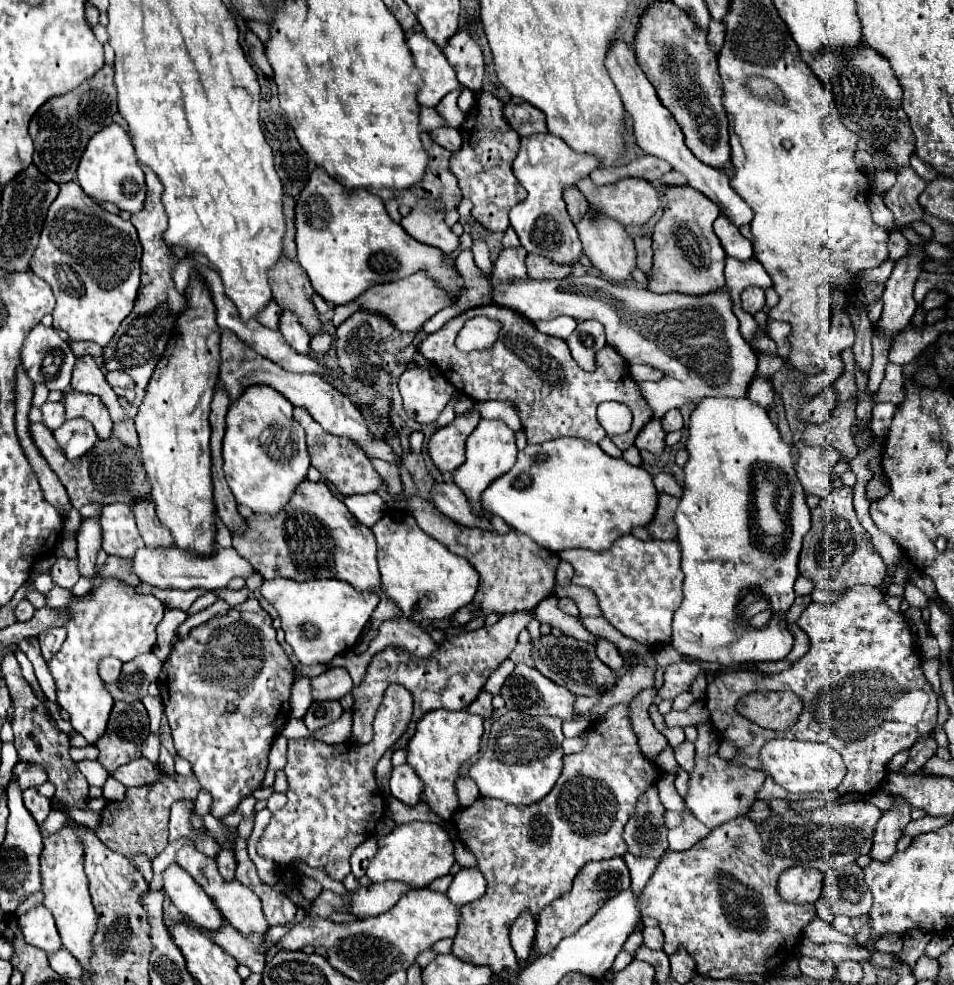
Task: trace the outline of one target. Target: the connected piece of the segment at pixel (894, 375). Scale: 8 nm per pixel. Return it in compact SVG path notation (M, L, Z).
M887 363L883 383L881 383L877 395L873 397L873 403L889 401L893 405L901 405L903 395L905 393L903 393L903 373L901 373L901 367L895 365L895 363Z

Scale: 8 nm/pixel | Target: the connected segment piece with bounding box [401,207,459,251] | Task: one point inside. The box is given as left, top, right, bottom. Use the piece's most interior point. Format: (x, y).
(434, 231)

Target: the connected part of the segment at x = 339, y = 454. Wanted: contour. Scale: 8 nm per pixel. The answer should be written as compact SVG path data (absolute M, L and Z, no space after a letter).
M295 407L293 409L293 419L297 423L301 423L301 427L307 433L307 451L311 457L311 465L319 469L319 473L335 485L335 489L341 495L355 495L355 493L371 493L377 491L383 481L381 477L377 477L377 471L373 469L371 461L365 457L363 449L359 449L353 441L345 439L345 437L335 437L327 431L323 431L323 427L307 413L307 409L303 407Z

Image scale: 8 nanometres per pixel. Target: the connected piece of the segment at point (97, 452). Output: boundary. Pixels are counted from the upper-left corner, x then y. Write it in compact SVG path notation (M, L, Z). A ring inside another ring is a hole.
M31 423L31 437L35 441L35 445L39 447L39 451L45 455L49 467L59 475L61 483L65 485L71 505L75 509L81 509L87 503L101 503L101 505L109 505L109 503L125 503L129 507L133 507L137 501L141 499L149 499L151 501L151 485L147 479L147 473L143 469L143 463L137 455L135 449L123 445L119 439L109 437L105 441L97 441L91 449L91 463L89 463L89 455L79 457L77 461L69 461L63 451L59 449L53 431L49 427L45 427L43 423ZM135 455L137 455L137 471L135 471Z

